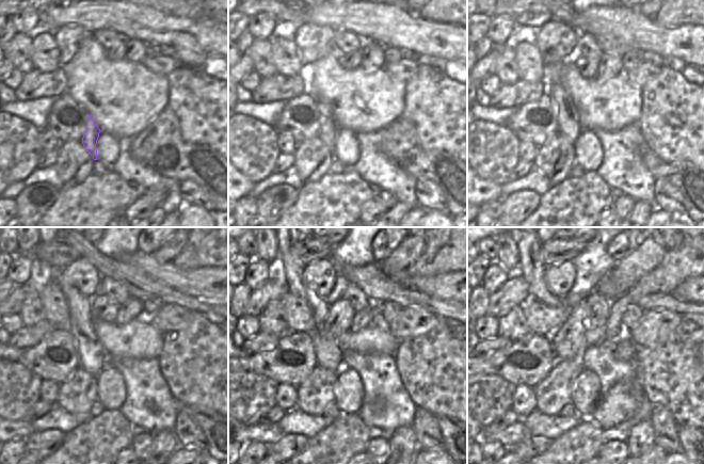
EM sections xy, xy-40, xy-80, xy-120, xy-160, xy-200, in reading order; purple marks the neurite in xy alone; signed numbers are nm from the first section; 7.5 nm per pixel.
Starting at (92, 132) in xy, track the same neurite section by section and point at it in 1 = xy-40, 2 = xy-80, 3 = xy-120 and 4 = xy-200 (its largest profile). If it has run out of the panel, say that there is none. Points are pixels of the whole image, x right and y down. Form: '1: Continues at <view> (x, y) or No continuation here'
1: Continues at xy-40 (330, 128)
2: Continues at xy-80 (569, 126)
3: Continues at xy-120 (91, 355)
4: Continues at xy-200 (529, 249)

